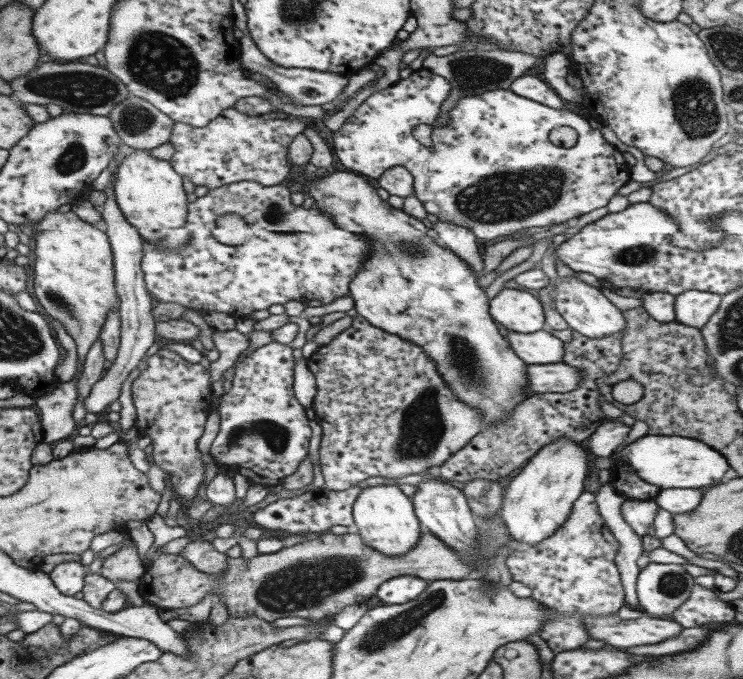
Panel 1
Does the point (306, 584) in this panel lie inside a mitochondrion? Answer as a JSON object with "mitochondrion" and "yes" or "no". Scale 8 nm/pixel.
{"mitochondrion":"yes"}

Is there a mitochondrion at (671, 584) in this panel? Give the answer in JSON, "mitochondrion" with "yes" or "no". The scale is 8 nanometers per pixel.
{"mitochondrion":"yes"}

